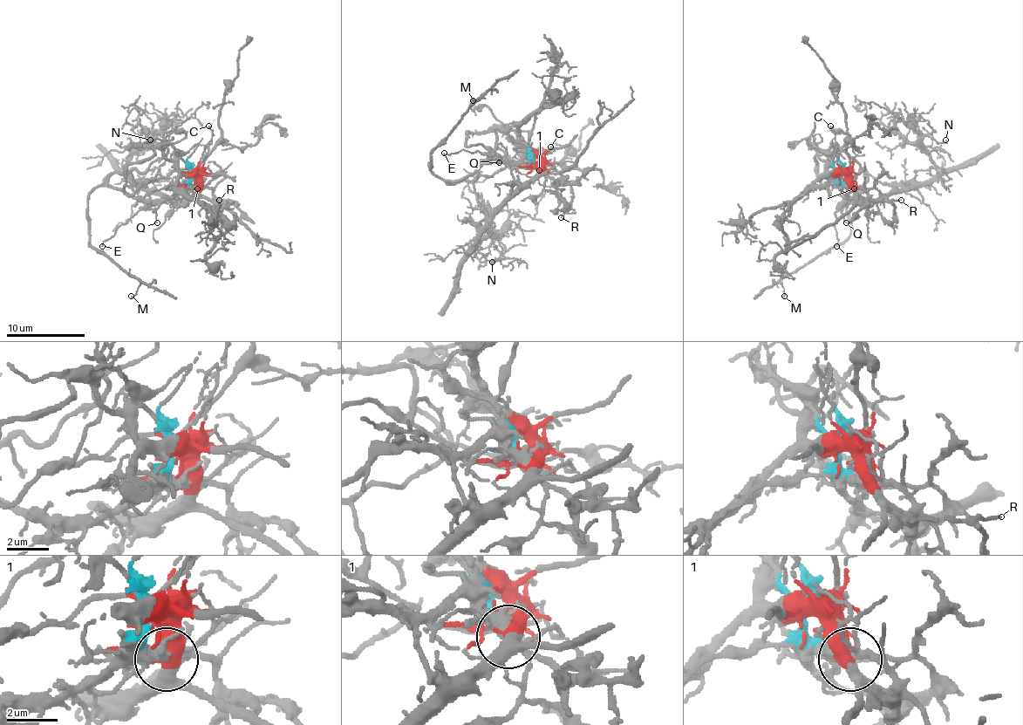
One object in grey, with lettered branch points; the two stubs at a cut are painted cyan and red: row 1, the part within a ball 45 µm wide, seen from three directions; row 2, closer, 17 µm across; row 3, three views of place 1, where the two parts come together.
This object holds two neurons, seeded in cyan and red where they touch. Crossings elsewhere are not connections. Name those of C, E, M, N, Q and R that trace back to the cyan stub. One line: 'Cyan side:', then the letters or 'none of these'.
Cyan side: E, M, Q, R

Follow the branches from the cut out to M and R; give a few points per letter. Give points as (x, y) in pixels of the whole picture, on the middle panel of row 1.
M: (534, 162), (531, 156), (482, 162), (457, 180), (441, 180), (429, 168), (433, 148), (480, 98), (473, 99)
R: (534, 162), (531, 156), (559, 184), (570, 186), (573, 201), (561, 217)

